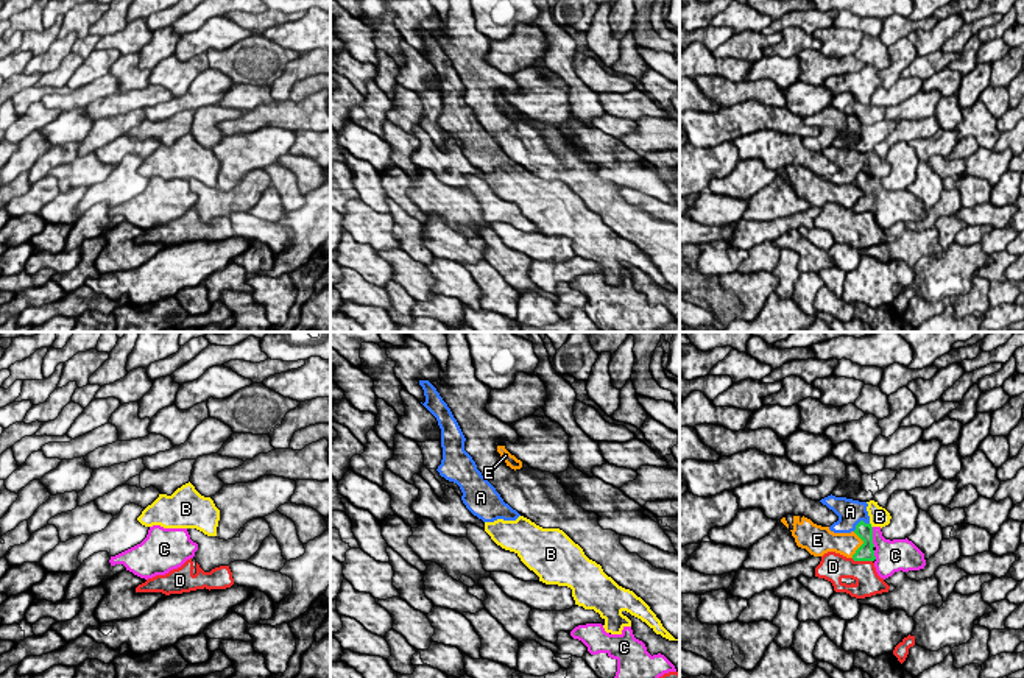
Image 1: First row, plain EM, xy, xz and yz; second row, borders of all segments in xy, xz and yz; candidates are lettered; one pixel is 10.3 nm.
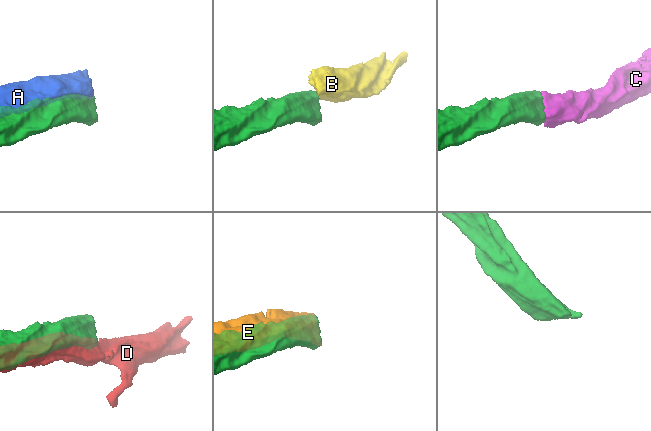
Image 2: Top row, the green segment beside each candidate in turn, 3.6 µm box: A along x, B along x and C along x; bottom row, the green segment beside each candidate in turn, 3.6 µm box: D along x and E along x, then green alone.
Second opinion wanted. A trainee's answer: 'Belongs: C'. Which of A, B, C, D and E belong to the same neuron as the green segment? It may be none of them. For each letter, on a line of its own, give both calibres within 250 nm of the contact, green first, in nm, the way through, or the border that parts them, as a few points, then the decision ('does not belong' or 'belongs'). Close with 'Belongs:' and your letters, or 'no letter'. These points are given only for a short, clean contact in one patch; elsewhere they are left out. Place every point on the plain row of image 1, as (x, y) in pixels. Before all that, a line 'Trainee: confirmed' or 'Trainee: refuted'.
Trainee: confirmed
A: calibres 160 and 260 nm; does not belong
B: calibres 160 and 200 nm; border yz (870, 173), (872, 178); does not belong
C: calibres 170 and 280 nm; belongs
D: calibres 170 and 260 nm; does not belong
E: calibres 170 and 240 nm; does not belong
Belongs: C

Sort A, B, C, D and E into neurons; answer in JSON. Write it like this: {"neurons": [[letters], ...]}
{"neurons": [["A", "B"], ["C"], ["D"], ["E"]]}

